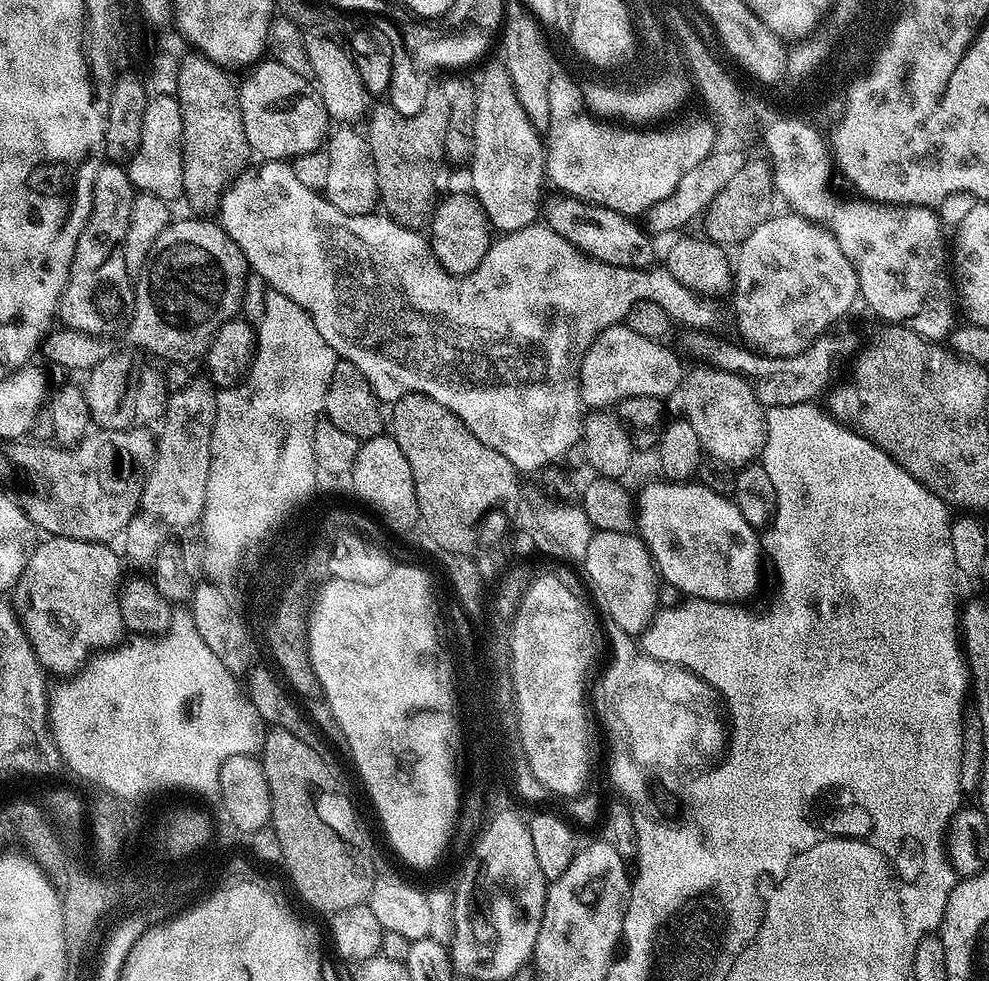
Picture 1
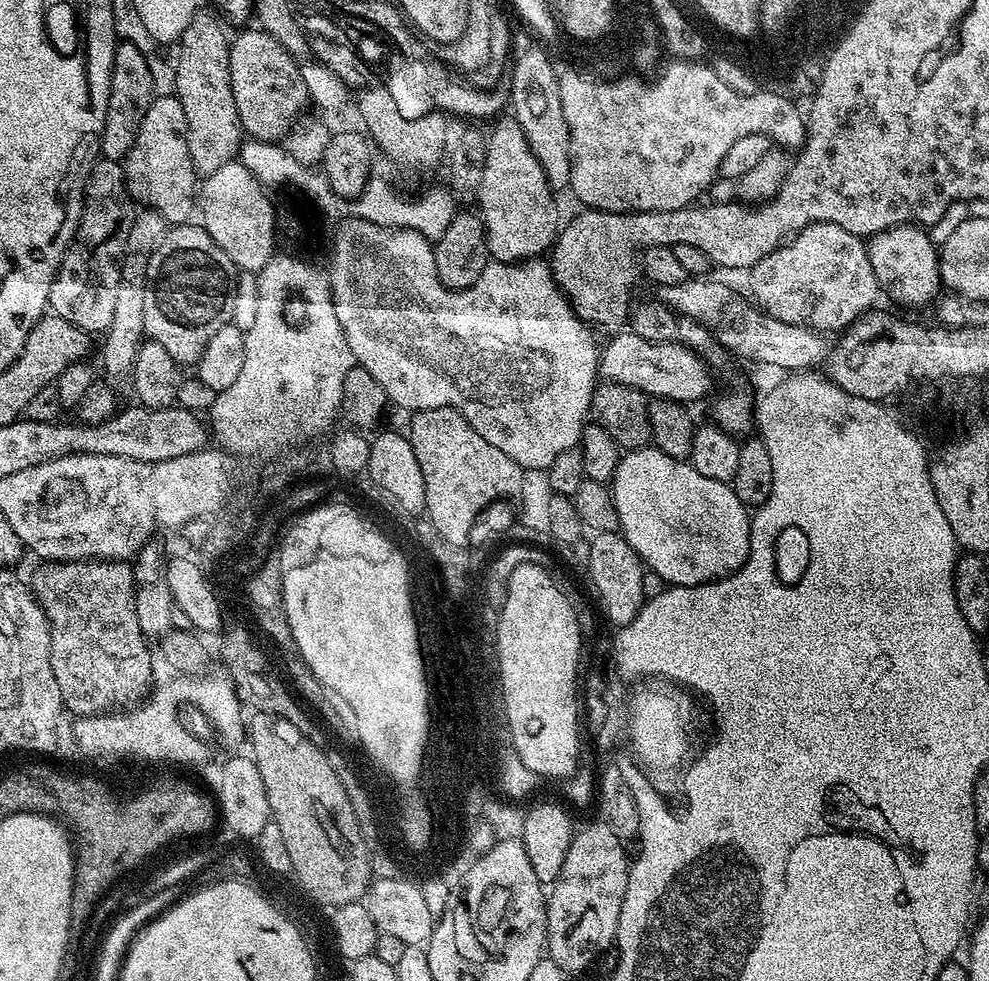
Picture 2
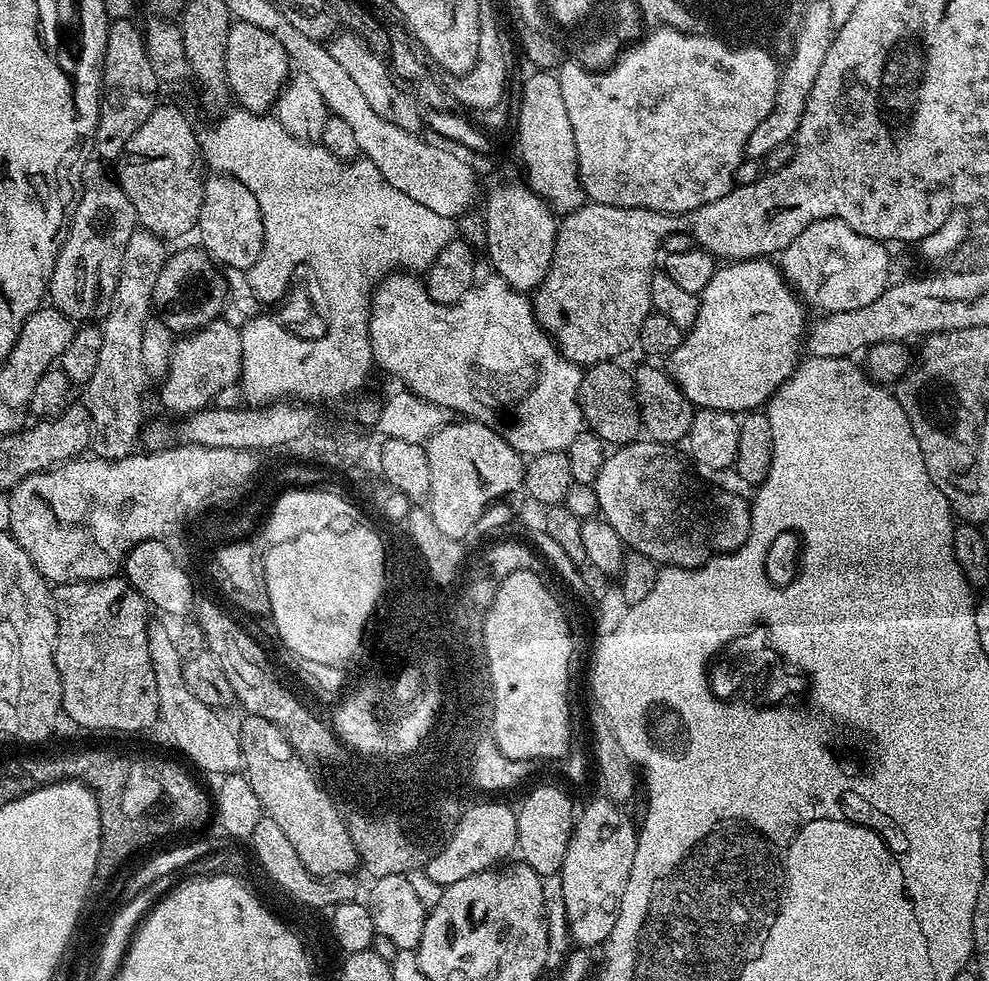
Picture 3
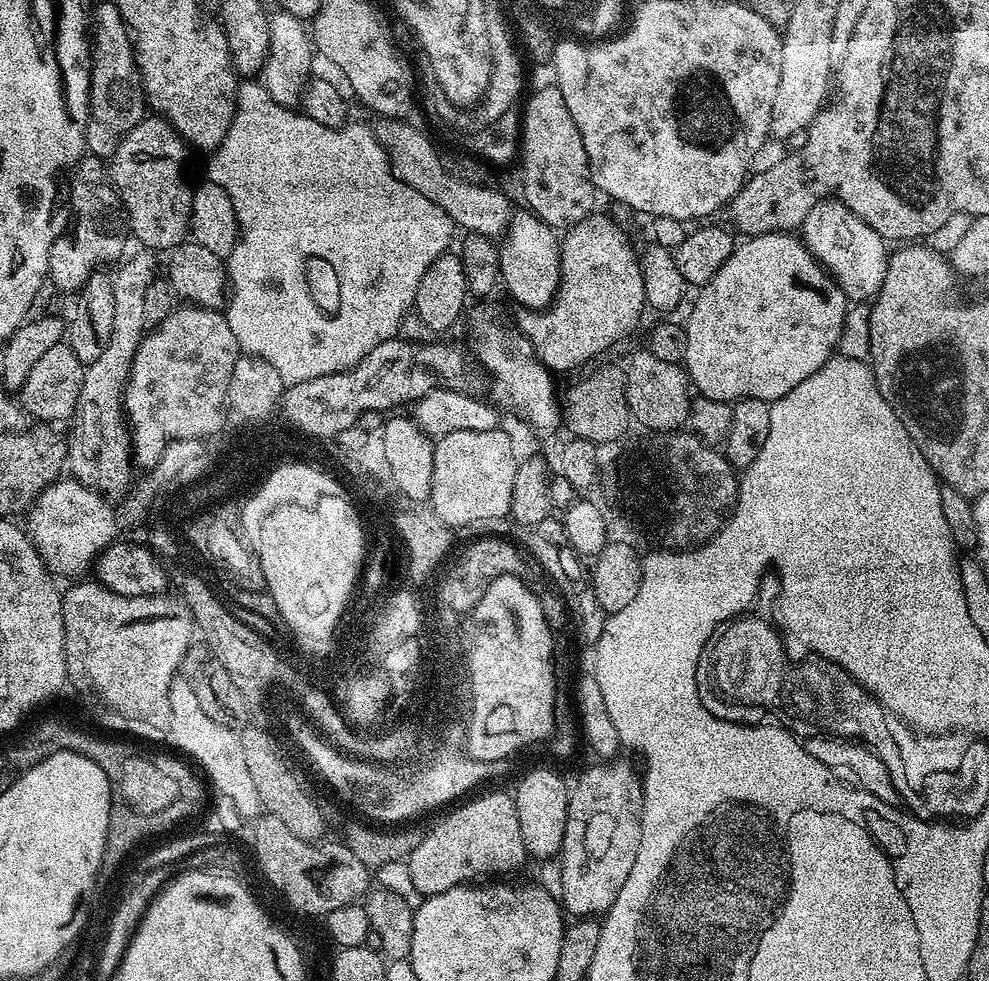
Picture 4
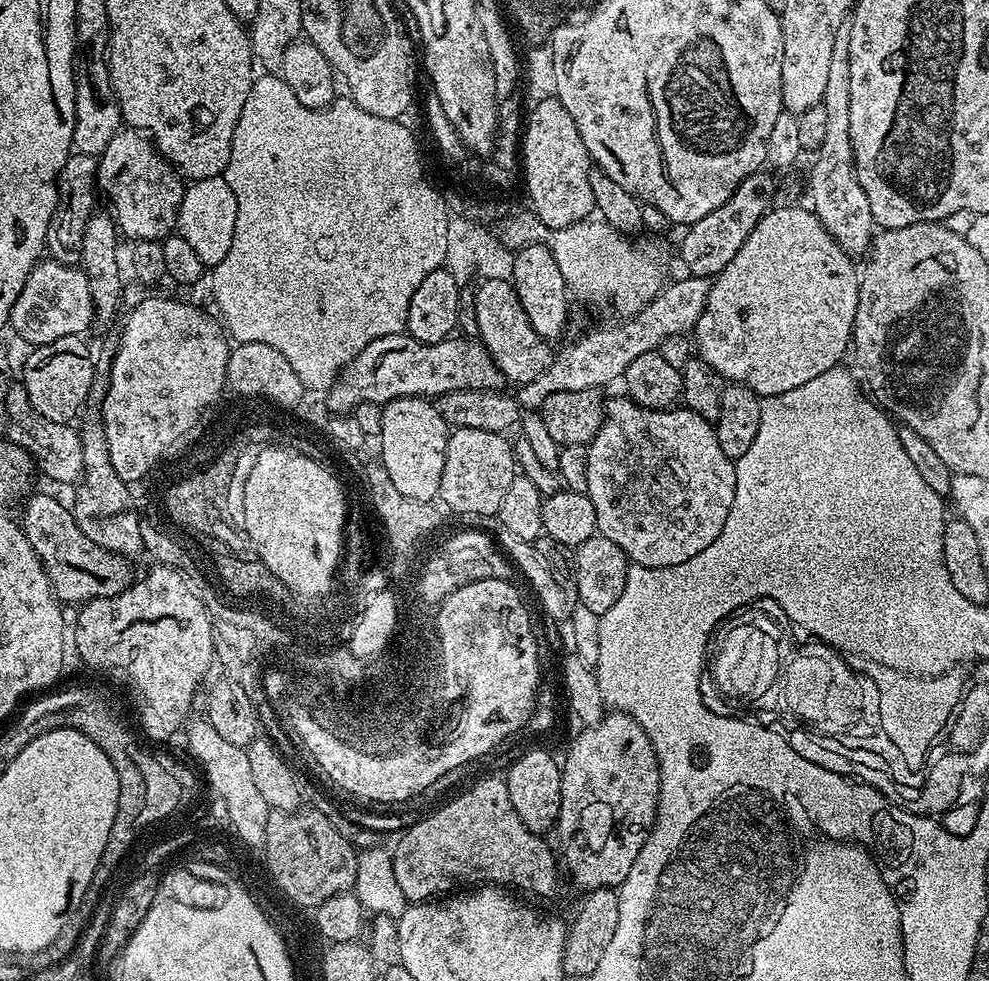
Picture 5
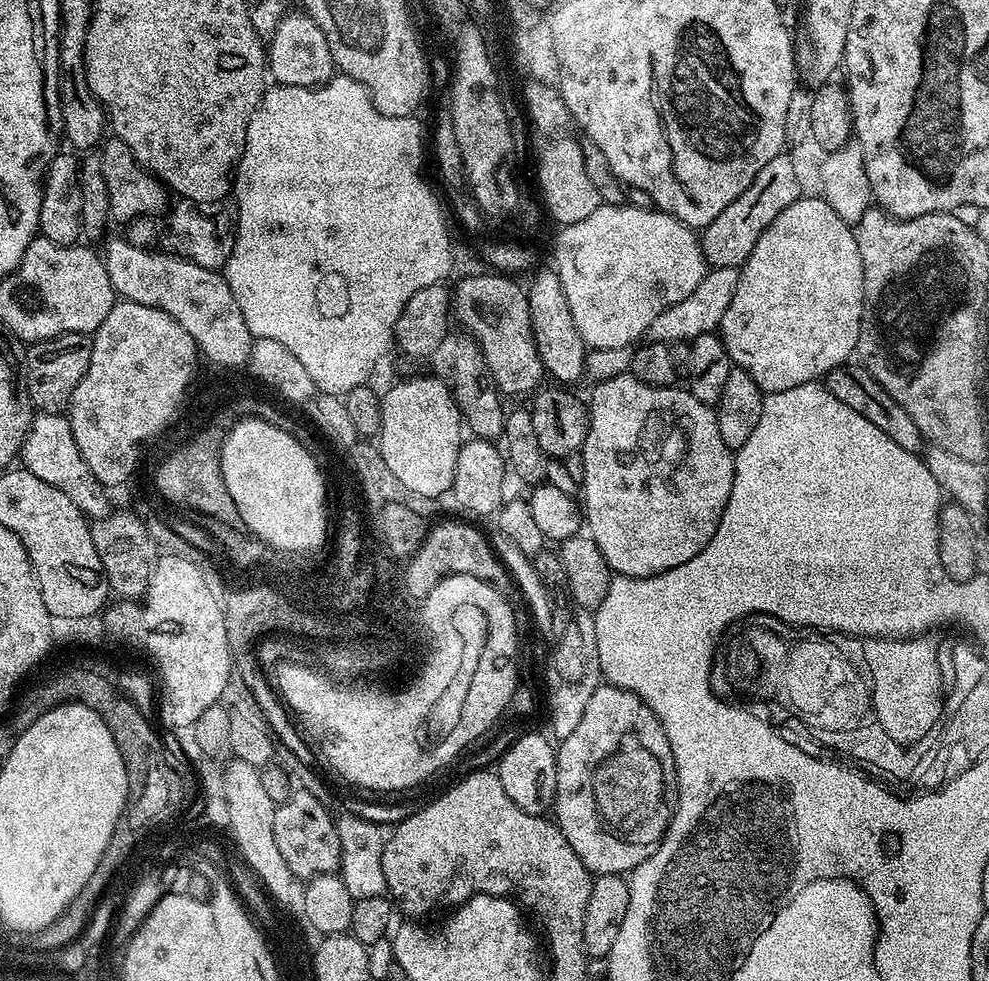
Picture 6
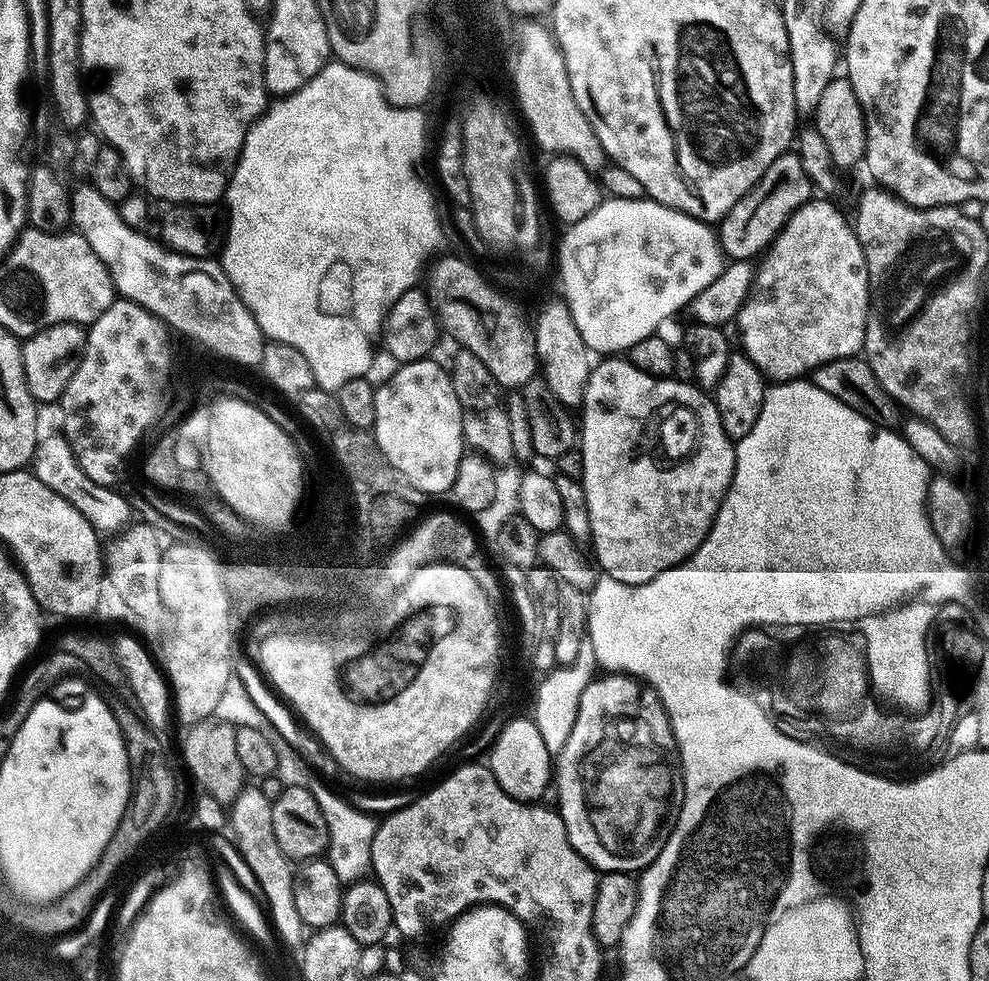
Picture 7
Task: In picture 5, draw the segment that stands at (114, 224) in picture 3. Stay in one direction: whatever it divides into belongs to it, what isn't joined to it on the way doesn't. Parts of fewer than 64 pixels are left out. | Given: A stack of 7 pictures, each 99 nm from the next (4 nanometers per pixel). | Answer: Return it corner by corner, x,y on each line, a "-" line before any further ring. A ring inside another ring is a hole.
73,154
62,166
60,176
56,180
56,209
46,230
46,252
51,259
57,260
60,264
76,266
81,263
82,234
86,234
86,222
90,222
92,213
98,208
96,161
97,157
94,156

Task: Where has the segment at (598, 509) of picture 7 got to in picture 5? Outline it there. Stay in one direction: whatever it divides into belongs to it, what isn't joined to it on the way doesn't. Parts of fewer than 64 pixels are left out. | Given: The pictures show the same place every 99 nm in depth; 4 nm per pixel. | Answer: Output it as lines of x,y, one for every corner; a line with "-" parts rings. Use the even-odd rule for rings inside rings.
620,394
617,400
609,399
604,409
604,421
598,434
588,447
587,481
588,497
594,502
596,515
596,530
599,535
610,538
611,542
624,551
632,564
641,564
647,568
669,568
678,566
682,562
690,562
694,554
702,554
718,534
722,534
722,526
726,526
726,514
730,514
730,506
734,506
734,490
736,489
736,465
726,458
722,446
718,446
716,429
713,421
707,420
702,414
685,406
671,408
647,408
634,400
629,400
627,395

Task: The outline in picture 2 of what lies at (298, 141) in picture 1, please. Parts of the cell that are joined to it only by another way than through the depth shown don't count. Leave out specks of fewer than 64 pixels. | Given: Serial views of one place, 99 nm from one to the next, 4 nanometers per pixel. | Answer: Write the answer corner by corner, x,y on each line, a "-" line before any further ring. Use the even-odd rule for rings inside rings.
259,30
235,33
230,44
230,86
234,90
234,106
238,106
240,126
254,140
280,142
287,137
293,124
301,119
304,107
310,104
306,83
300,73
301,65
270,34

